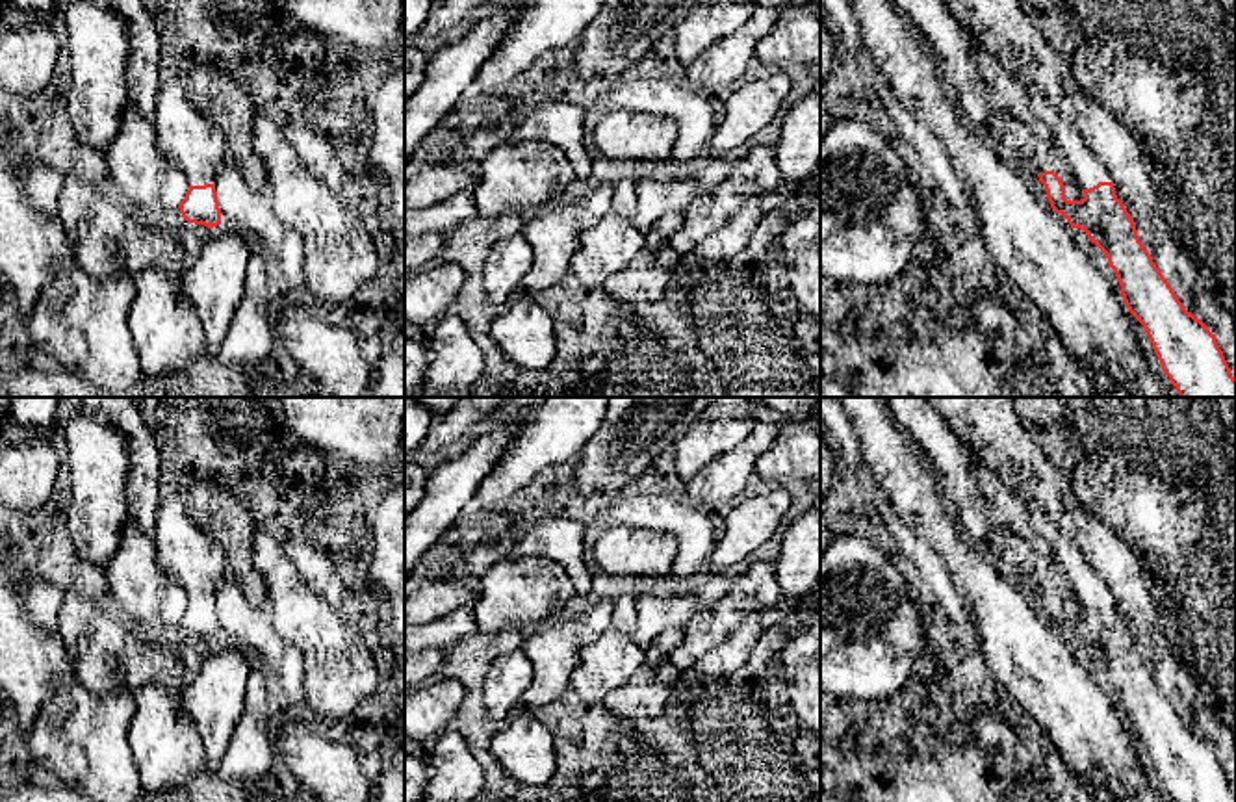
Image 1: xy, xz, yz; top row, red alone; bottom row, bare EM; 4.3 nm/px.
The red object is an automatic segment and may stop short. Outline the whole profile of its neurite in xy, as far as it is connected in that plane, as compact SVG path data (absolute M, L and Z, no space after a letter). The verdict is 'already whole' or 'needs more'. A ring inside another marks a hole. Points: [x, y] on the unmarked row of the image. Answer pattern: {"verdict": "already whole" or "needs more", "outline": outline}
{"verdict": "needs more", "outline": "M184 494L161 499L152 538L160 566L189 598L186 614L178 622L182 633L208 644L217 642L221 624L215 594L226 570L225 550L189 516Z"}

